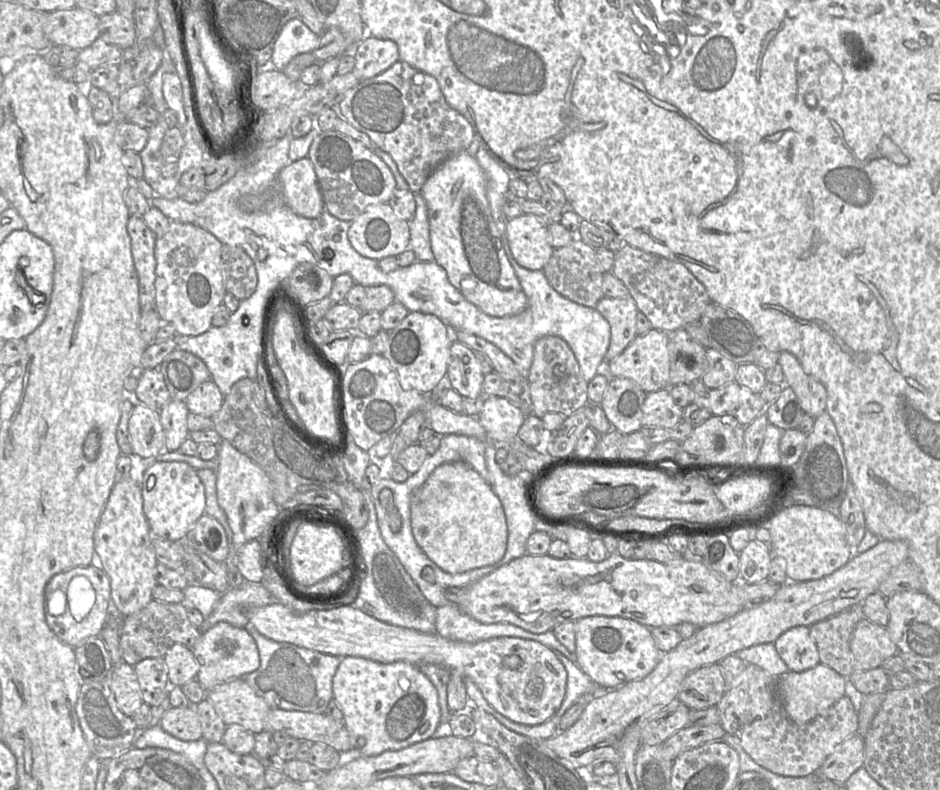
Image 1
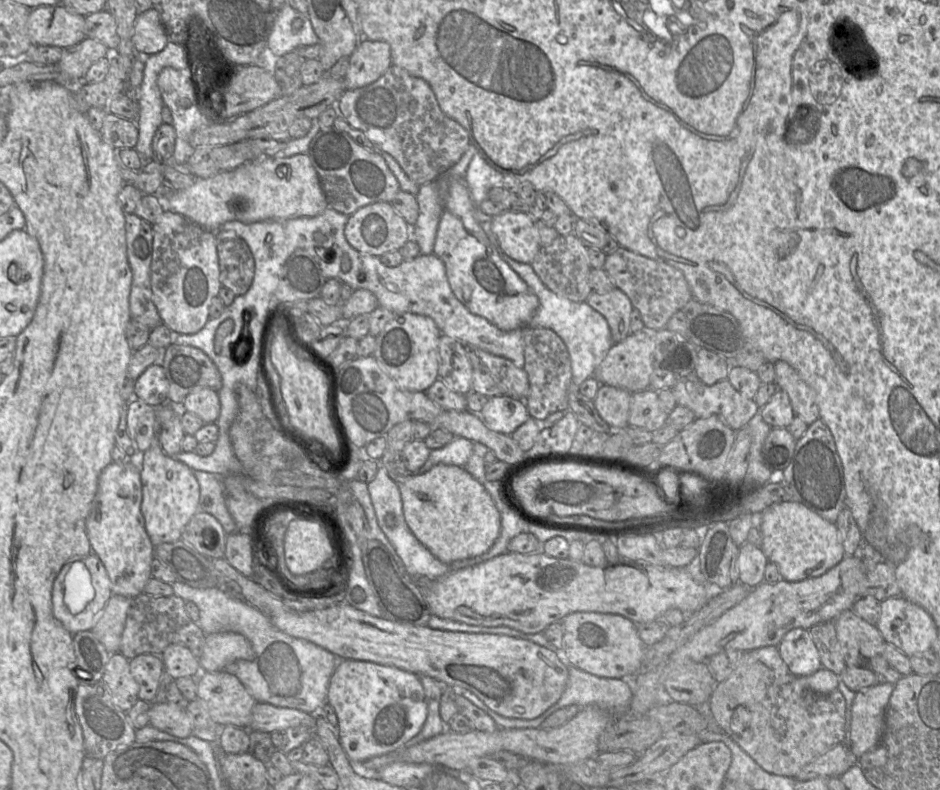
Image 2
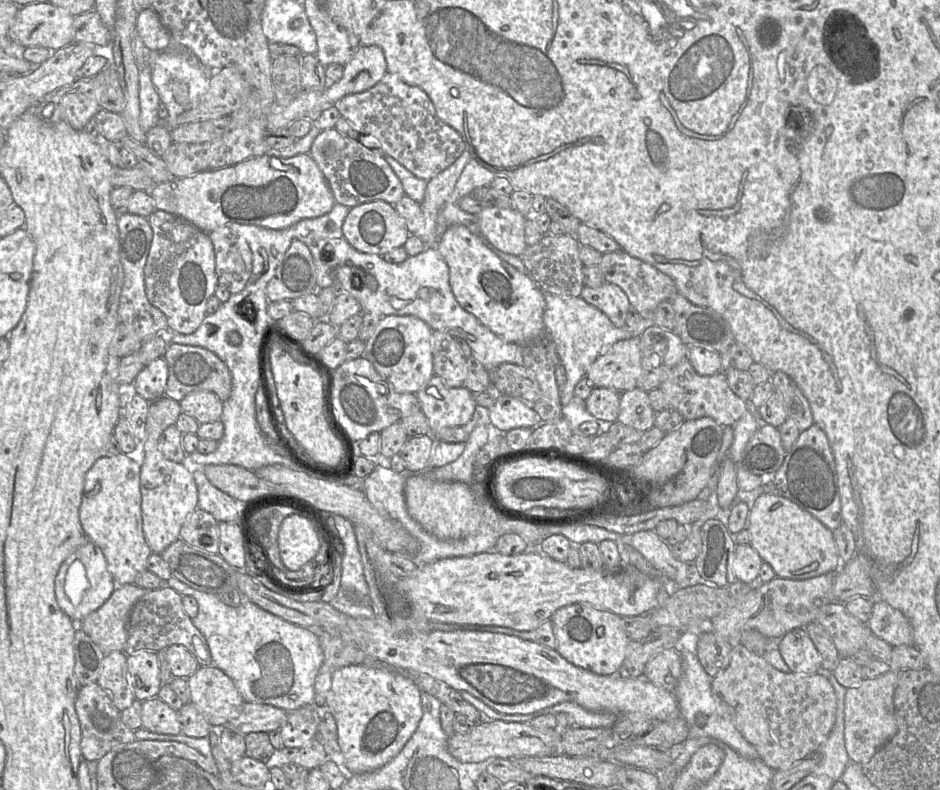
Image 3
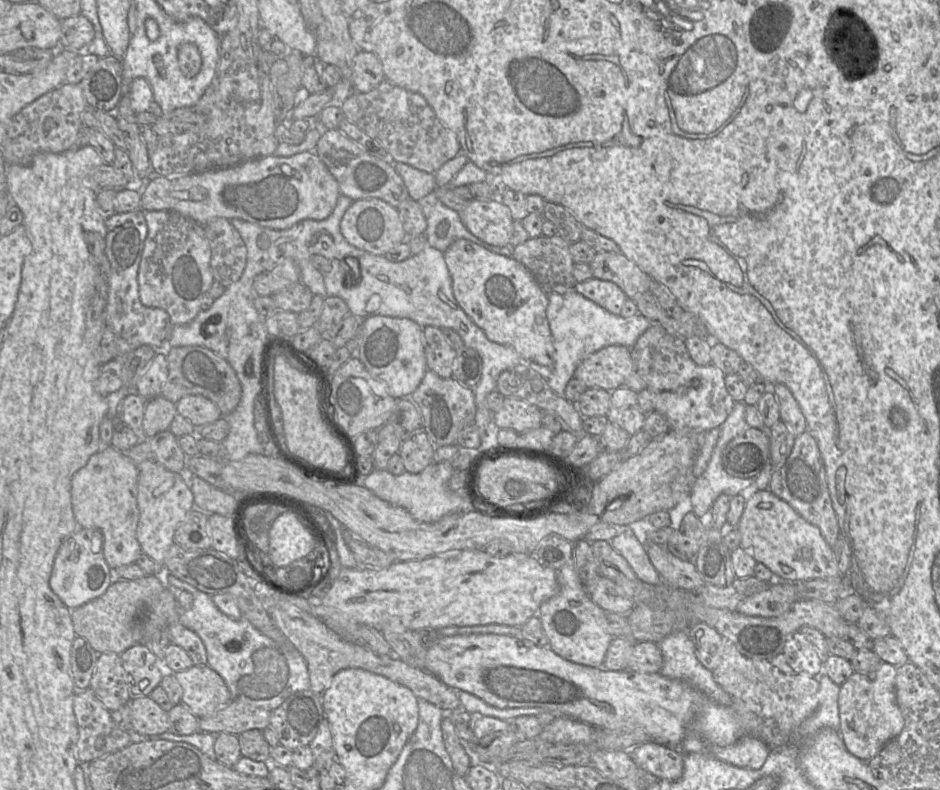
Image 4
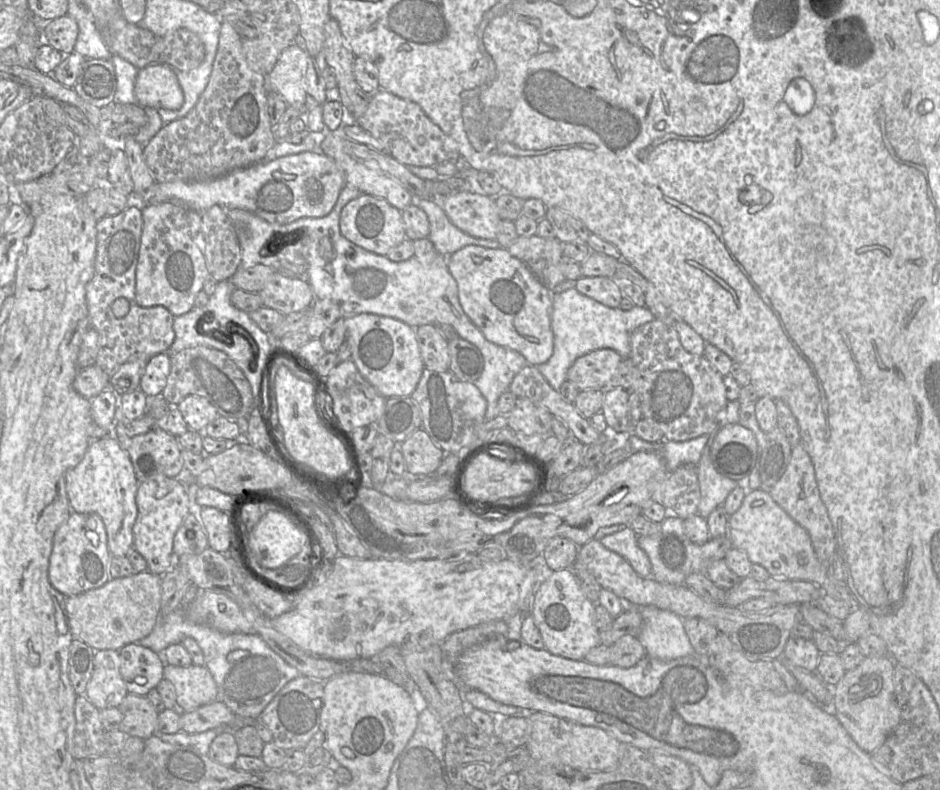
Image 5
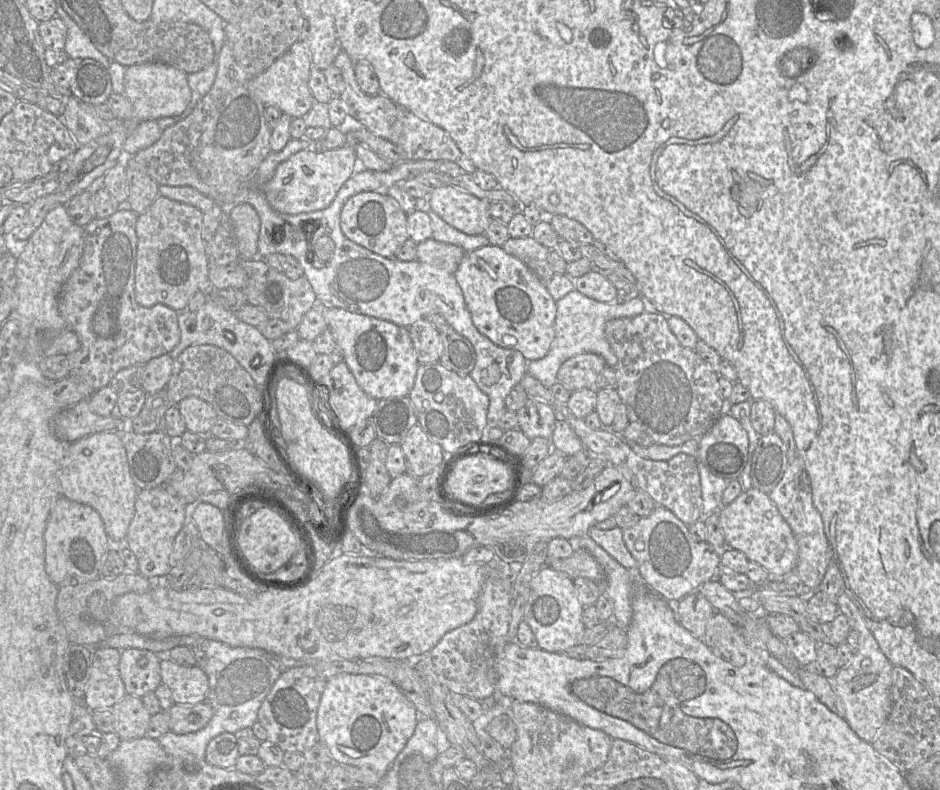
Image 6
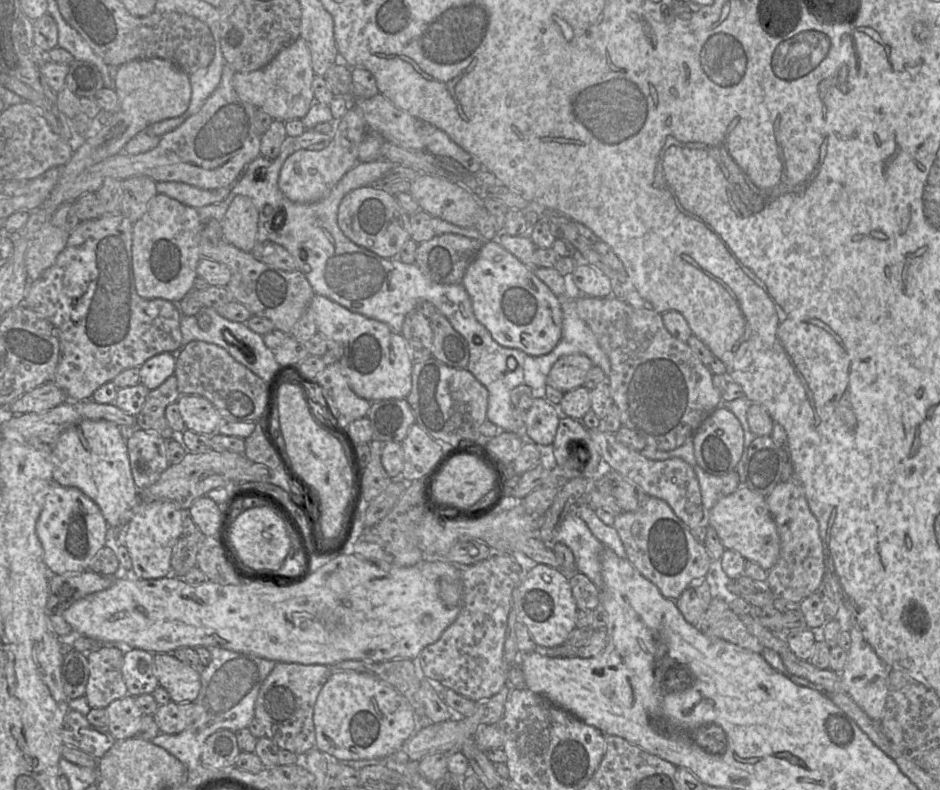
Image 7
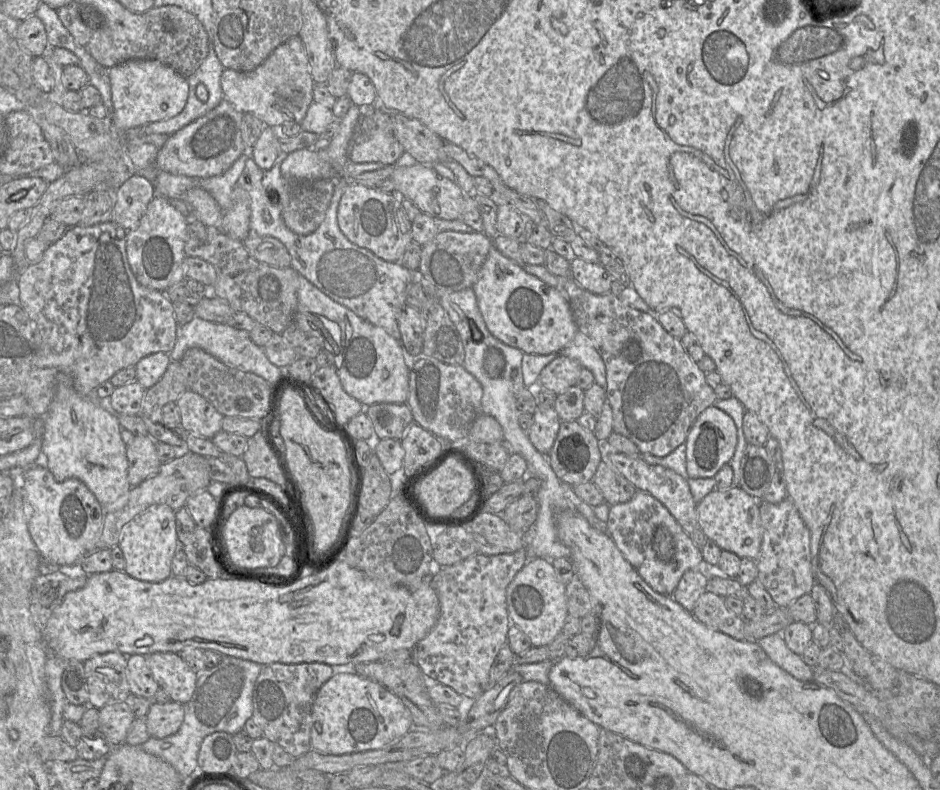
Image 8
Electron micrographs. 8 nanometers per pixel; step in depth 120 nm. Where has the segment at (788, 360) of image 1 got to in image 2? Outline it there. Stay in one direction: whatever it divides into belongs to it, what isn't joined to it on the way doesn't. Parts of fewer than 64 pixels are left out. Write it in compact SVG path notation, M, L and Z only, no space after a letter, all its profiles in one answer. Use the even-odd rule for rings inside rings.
M784 360L772 361L775 365L775 383L790 399L795 416L810 425L820 418L815 389L803 376Z

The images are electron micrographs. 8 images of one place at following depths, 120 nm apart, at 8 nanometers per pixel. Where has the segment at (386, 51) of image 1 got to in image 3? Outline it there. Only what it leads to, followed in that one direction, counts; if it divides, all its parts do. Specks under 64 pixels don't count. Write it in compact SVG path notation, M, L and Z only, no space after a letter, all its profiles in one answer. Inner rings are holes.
M360 45L352 59L344 65L342 78L336 83L329 83L324 93L327 103L334 105L346 95L364 92L376 85L387 72L386 58L383 50L376 45Z

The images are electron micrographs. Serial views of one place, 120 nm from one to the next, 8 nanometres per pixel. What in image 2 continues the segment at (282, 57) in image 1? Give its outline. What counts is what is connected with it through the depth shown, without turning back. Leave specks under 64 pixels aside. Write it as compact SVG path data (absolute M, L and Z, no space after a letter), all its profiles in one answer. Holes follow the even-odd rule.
M285 3L279 11L271 34L268 38L268 48L276 57L293 52L299 47L308 47L319 43L319 38L314 32L308 14L296 11L288 3ZM294 19L303 20L303 27L294 31L292 22Z

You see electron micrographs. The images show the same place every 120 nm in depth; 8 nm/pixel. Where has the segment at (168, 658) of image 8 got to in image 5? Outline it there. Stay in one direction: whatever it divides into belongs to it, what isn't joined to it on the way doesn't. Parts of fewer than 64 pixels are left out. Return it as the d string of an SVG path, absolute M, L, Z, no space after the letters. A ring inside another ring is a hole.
M166 664L163 669L163 676L171 683L176 694L177 709L181 712L193 711L217 700L216 682L205 665L191 664L187 667L181 667Z

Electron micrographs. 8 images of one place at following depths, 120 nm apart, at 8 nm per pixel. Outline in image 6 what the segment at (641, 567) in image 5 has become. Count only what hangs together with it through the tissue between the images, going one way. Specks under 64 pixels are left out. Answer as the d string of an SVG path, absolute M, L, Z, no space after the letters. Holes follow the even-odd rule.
M596 526L589 529L588 535L610 556L628 570L637 570L638 563L627 549L623 539L623 529L600 530Z

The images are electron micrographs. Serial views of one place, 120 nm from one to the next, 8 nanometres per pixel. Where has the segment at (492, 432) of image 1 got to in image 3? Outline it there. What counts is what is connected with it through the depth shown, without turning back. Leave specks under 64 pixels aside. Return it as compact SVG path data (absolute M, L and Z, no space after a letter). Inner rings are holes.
M498 394L494 405L489 408L488 417L494 430L506 433L516 428L532 428L542 420L533 408L521 400Z

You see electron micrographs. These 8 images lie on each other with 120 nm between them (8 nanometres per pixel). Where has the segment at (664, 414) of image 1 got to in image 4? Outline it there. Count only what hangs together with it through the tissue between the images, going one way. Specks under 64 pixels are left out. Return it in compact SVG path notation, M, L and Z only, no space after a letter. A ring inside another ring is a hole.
M622 386L611 391L606 417L608 422L633 435L642 430L646 415L639 408L637 393Z

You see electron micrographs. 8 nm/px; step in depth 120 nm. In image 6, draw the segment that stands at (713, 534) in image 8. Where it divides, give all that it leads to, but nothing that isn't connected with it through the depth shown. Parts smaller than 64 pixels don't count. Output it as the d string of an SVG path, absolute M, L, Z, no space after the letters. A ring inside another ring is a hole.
M752 487L716 512L719 514L726 547L741 551L749 561L762 566L769 575L785 575L796 566L797 542L790 526L768 494Z

